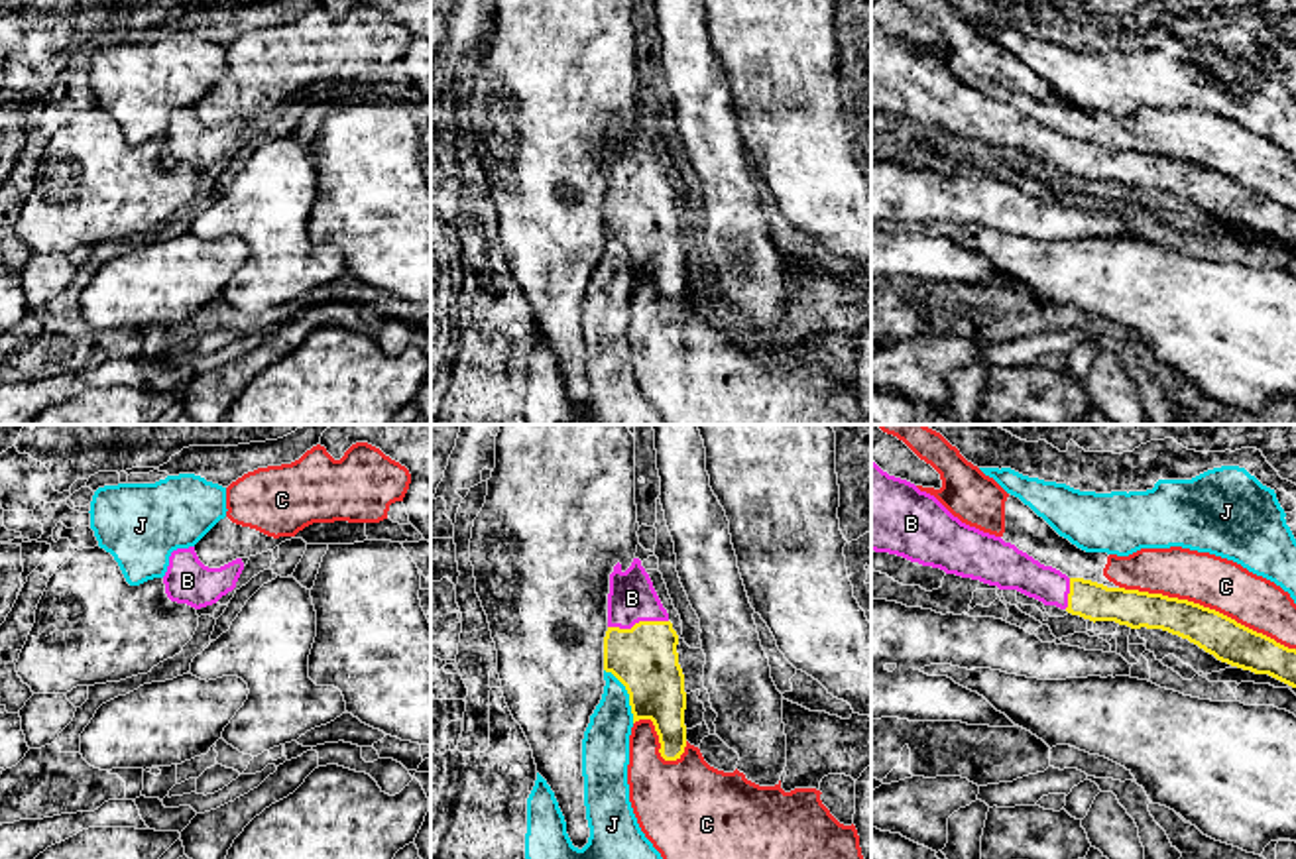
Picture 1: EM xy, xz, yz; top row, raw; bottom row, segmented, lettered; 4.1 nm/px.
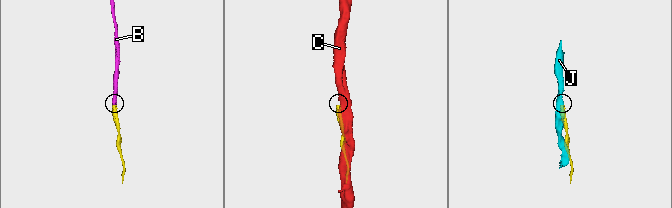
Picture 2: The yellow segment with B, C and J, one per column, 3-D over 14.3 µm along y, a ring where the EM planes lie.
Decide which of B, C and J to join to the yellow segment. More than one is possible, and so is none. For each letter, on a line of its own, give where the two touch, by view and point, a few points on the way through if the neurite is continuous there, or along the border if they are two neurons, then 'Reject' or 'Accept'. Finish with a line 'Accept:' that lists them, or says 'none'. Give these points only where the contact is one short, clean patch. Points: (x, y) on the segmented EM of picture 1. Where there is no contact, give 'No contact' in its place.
B: Touches yellow at xz (640, 622). Path across: xz (644, 659), (640, 651), (640, 622), (632, 598). Accept
C: Touches yellow at yz (1208, 608). Reject
J: Touches yellow at xz (628, 692). Reject
Accept: B

